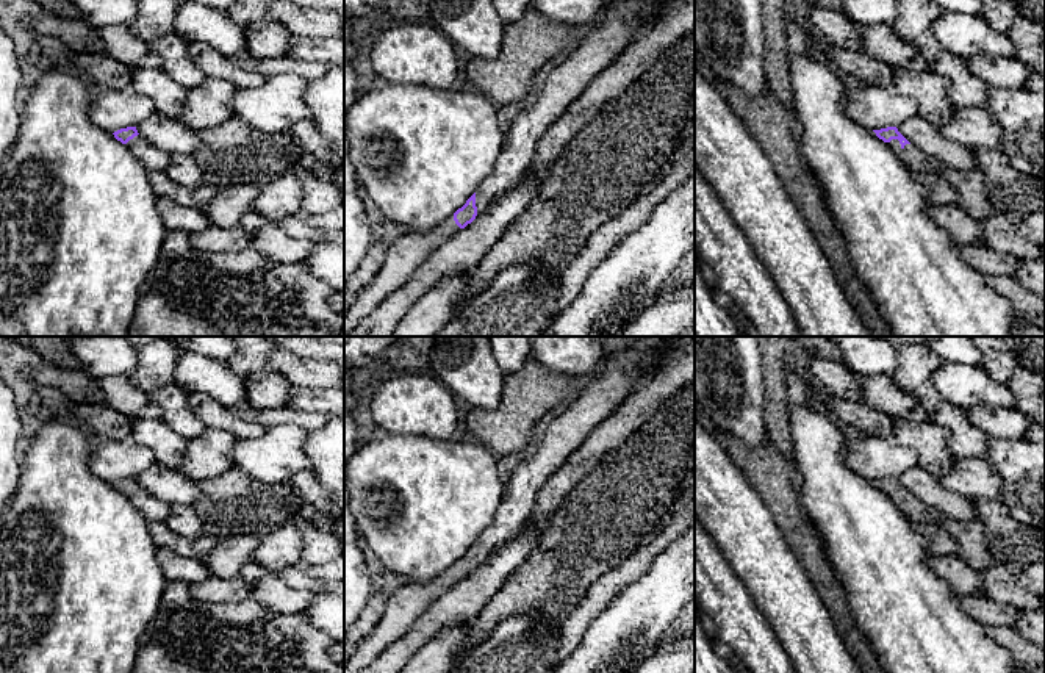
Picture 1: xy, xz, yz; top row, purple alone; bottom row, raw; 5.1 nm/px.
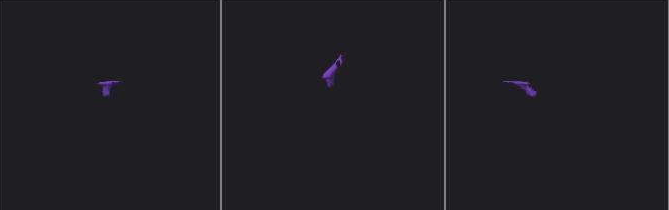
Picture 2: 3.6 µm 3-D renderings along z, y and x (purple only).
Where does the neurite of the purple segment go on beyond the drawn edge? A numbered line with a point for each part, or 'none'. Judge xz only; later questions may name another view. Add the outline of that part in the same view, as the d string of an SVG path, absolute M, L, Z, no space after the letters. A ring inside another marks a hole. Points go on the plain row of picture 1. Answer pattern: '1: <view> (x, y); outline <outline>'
1: xz (620, 373); outline M641 336L632 347L605 357L598 376L582 387L580 394L571 399L568 408L557 416L541 435L535 437L530 455L516 465L510 479L504 482L504 496L497 507L494 524L476 542L477 565L483 563L501 545L507 543L530 518L537 495L543 485L560 470L587 437L634 391L648 369L660 362L668 338L670 336Z
2: xz (404, 608); outline M454 565L429 582L407 582L388 601L385 614L375 629L363 639L344 664L344 673L361 673L396 639L402 637L419 615L460 578Z

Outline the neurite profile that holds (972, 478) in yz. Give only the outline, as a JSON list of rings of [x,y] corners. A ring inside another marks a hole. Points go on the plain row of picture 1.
[[[956,457],[953,468],[939,477],[940,484],[968,499],[998,499],[1001,479],[987,460]]]

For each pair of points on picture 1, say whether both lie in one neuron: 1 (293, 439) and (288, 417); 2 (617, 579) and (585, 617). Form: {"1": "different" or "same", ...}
{"1": "different", "2": "same"}

